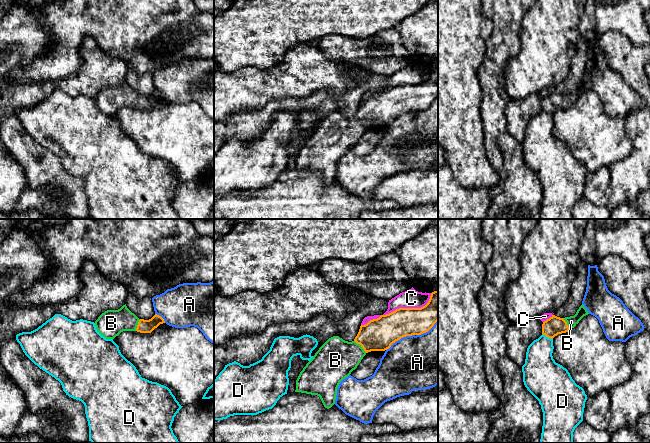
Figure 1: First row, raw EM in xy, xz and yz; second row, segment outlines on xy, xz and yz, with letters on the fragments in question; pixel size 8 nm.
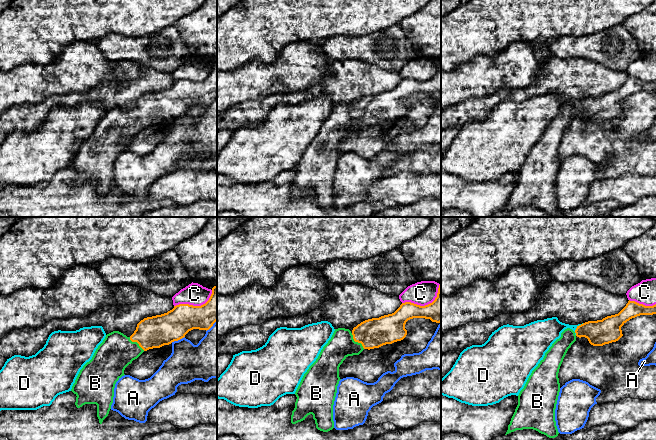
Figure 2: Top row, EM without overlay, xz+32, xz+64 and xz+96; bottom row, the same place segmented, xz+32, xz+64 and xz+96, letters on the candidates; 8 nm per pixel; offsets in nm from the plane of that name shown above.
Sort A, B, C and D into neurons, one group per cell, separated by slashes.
A / B / C / D

